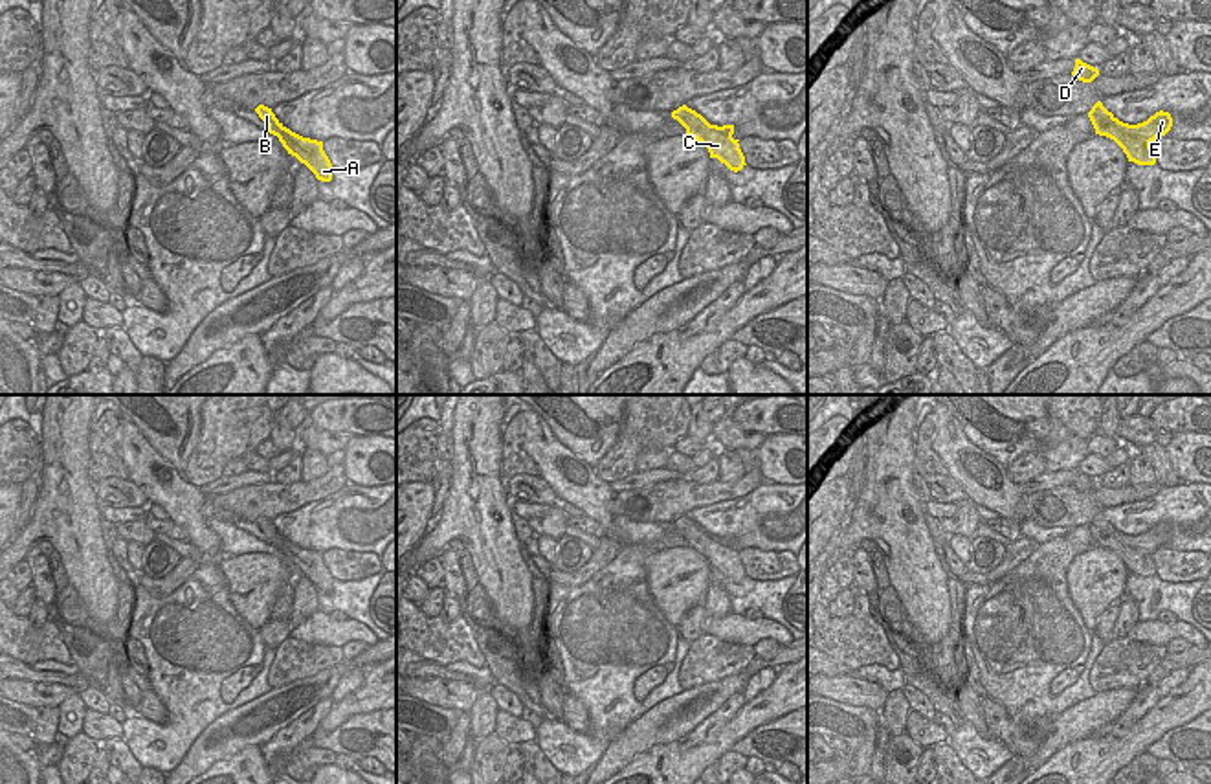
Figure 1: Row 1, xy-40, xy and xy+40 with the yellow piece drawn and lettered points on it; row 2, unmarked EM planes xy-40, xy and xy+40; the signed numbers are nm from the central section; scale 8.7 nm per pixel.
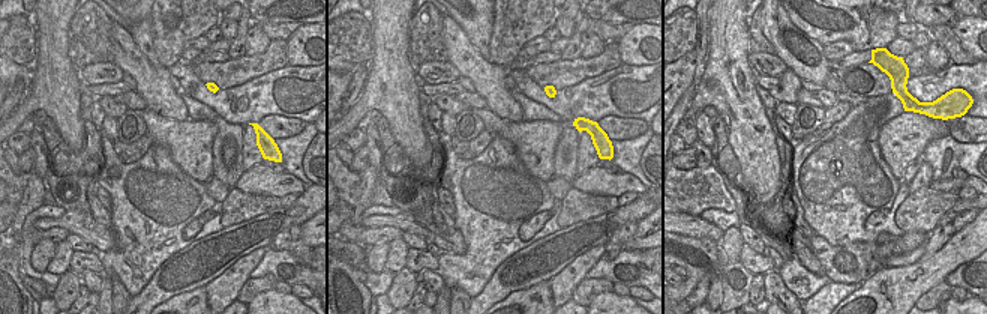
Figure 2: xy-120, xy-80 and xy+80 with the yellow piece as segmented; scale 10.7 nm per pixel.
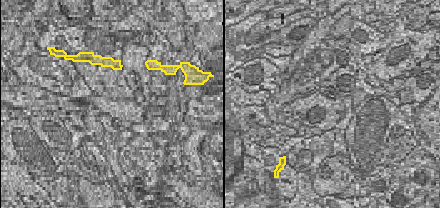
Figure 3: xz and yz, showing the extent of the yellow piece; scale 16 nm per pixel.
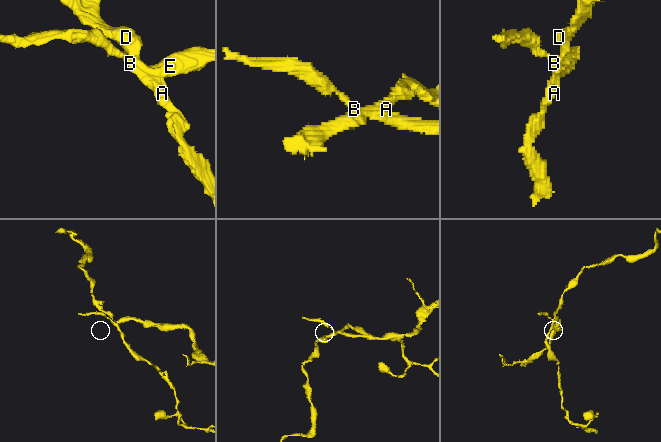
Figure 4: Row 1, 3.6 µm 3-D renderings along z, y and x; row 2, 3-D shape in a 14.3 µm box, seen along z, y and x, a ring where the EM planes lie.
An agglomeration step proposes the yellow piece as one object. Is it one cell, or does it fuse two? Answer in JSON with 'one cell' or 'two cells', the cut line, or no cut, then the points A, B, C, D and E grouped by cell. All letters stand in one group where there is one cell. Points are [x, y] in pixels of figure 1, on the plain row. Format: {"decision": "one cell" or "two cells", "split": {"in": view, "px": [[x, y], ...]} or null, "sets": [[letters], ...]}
{"decision": "two cells", "split": {"in": "xy+40", "px": [[1092, 518], [1123, 544], [1149, 553]]}, "sets": [["A", "B", "C"], ["D", "E"]]}

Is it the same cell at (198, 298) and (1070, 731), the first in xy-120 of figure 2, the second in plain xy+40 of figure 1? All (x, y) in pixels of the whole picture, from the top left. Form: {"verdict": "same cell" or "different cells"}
{"verdict": "different cells"}

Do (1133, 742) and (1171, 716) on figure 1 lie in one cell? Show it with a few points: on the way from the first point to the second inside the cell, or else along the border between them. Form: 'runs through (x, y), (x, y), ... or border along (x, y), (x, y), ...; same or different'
runs through (1142, 735), (1162, 716); same

